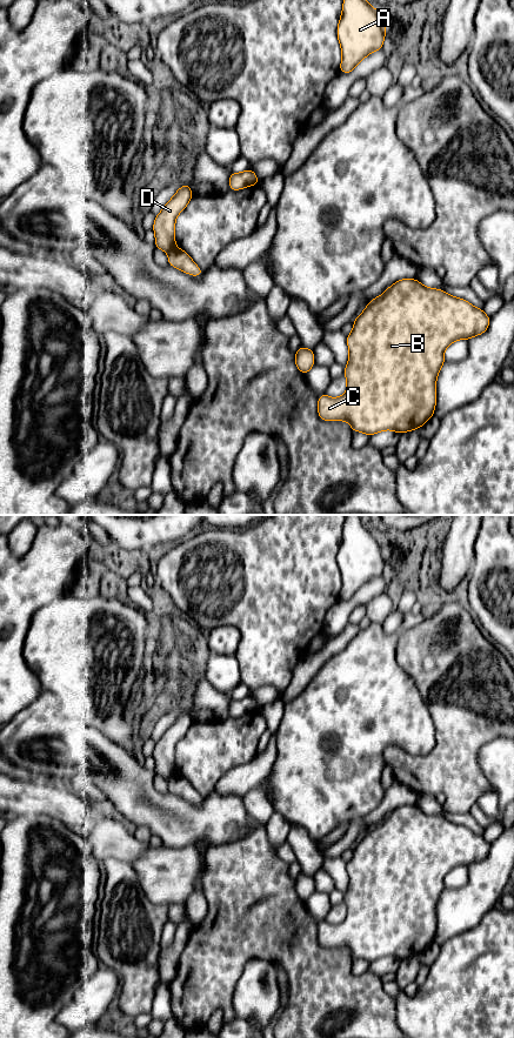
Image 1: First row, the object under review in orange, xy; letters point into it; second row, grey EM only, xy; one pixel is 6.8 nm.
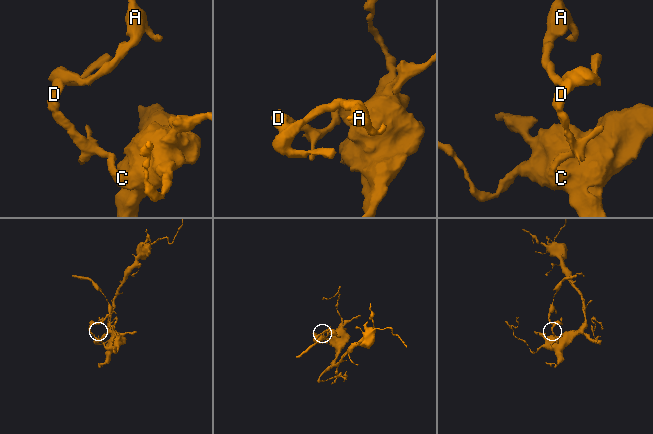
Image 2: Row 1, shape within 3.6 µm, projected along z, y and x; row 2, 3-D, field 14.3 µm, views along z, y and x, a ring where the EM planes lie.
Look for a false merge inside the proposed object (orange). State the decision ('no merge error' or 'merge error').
merge error

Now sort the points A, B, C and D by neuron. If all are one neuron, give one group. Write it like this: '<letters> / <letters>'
A D / B C

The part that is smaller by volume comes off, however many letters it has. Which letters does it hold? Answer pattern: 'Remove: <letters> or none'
Remove: A, D

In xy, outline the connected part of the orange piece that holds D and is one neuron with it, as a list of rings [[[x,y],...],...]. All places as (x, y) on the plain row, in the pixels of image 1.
[[[186,709],[156,742],[153,750],[156,775],[167,779],[176,775],[175,745],[186,735],[193,722],[188,709]]]

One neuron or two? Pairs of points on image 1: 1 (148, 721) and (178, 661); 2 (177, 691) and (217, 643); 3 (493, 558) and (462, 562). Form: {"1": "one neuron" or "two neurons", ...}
{"1": "one neuron", "2": "two neurons", "3": "two neurons"}

